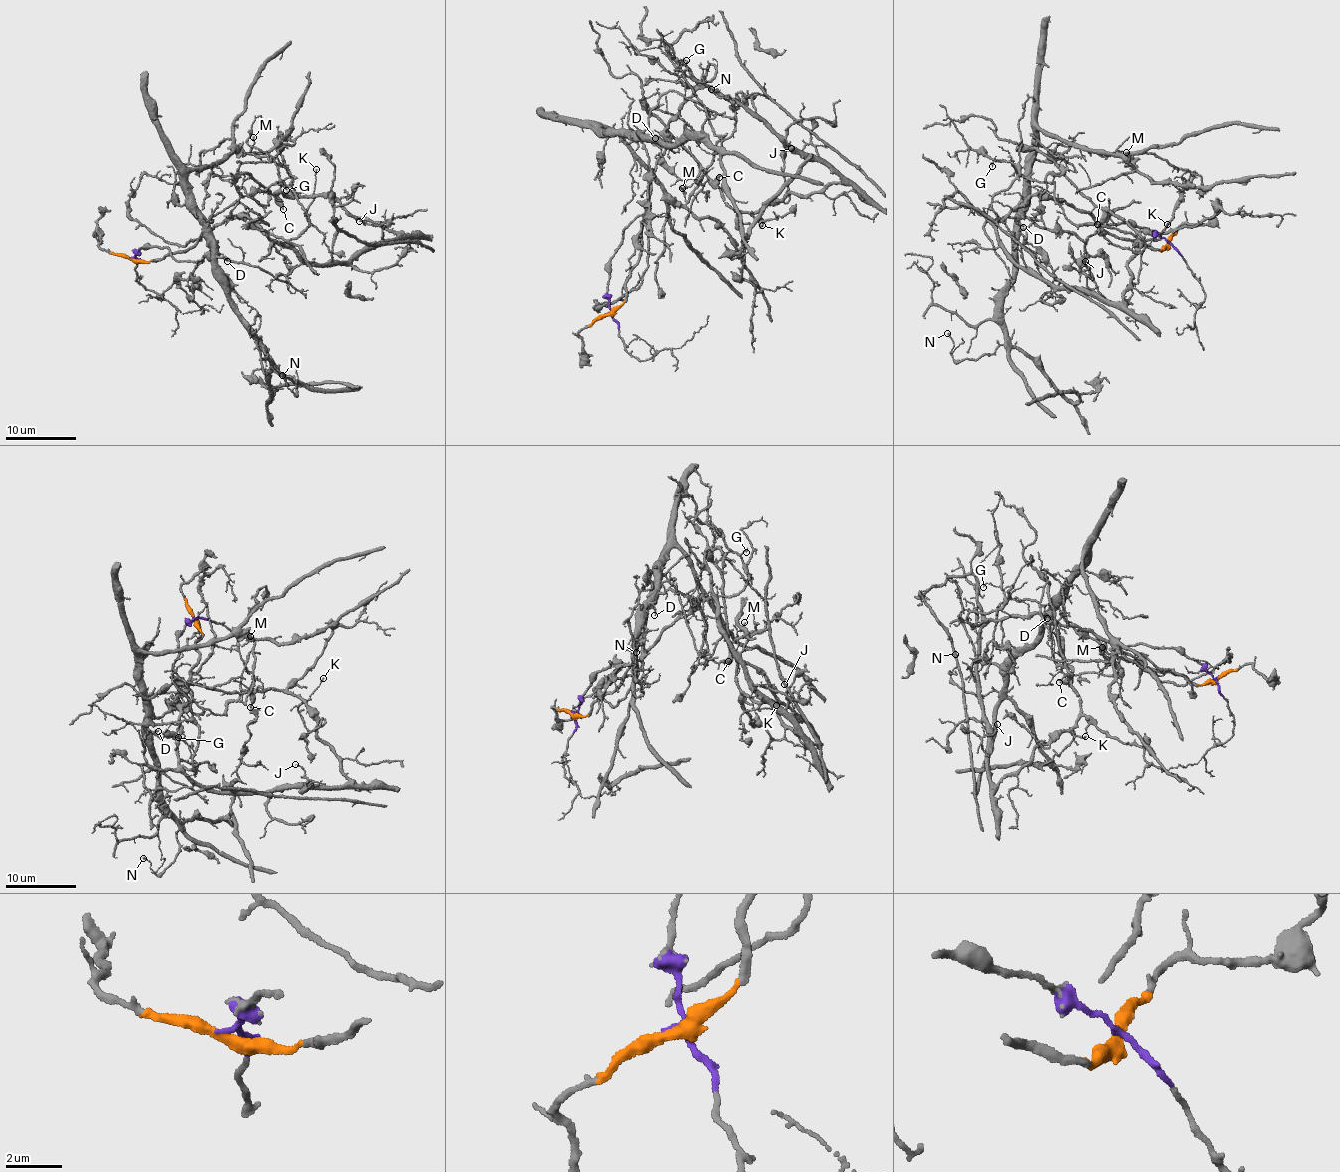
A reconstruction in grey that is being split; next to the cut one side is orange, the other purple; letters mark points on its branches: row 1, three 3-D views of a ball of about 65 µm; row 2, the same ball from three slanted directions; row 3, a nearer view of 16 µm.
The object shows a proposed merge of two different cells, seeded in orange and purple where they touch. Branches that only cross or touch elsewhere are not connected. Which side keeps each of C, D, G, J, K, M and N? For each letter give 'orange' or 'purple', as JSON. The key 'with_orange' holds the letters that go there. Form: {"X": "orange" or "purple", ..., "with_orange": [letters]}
{"C": "orange", "D": "purple", "G": "orange", "J": "orange", "K": "orange", "M": "purple", "N": "purple", "with_orange": ["C", "G", "J", "K"]}

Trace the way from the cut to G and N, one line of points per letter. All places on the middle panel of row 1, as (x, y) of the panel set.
G: (606, 314), (622, 303), (638, 260), (666, 127), (714, 74), (712, 63), (688, 86), (678, 74), (685, 60)
N: (606, 313), (613, 253), (650, 208), (643, 137), (721, 145), (734, 103), (711, 89)

